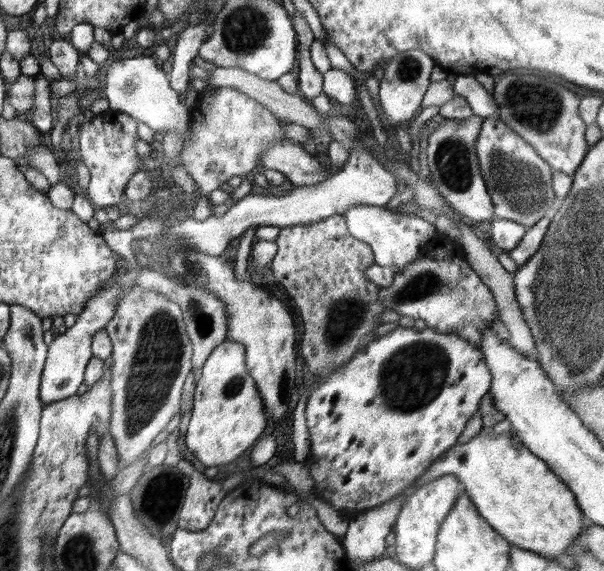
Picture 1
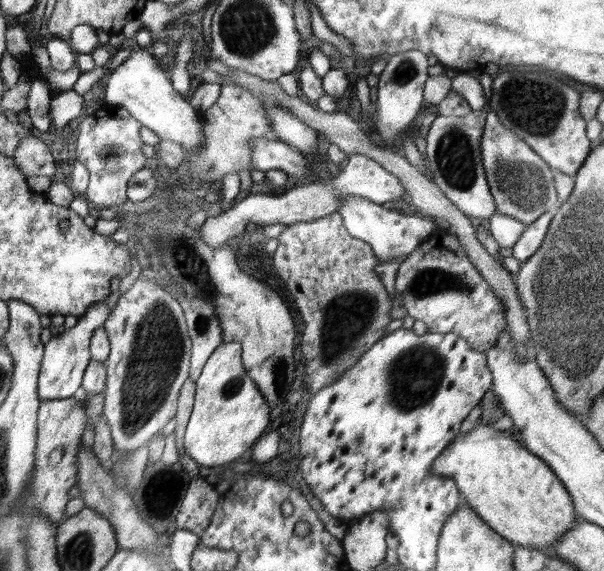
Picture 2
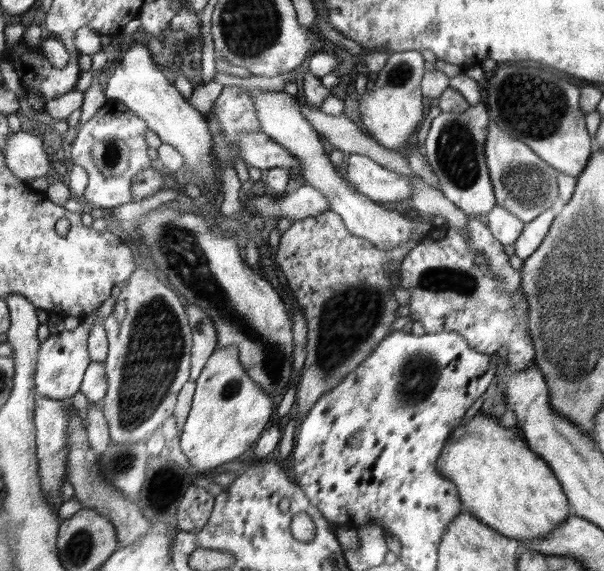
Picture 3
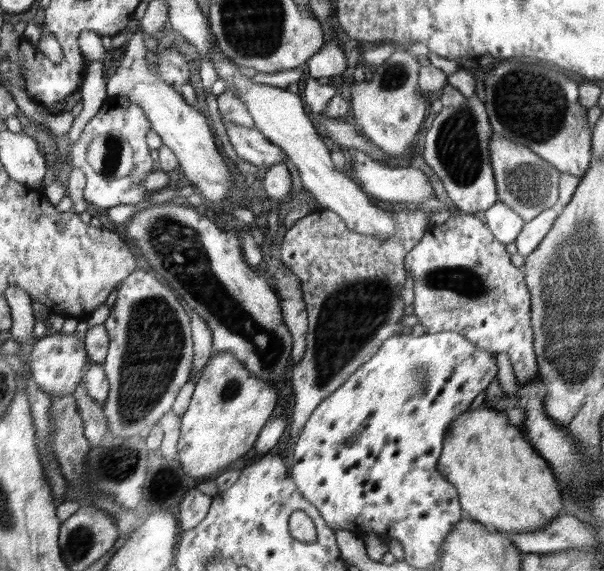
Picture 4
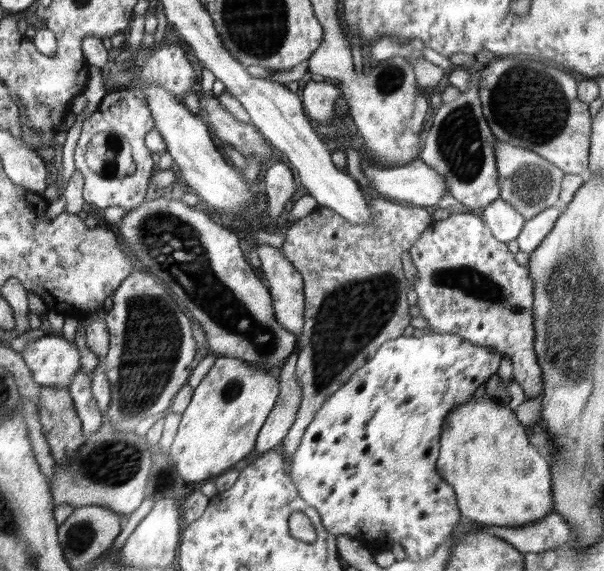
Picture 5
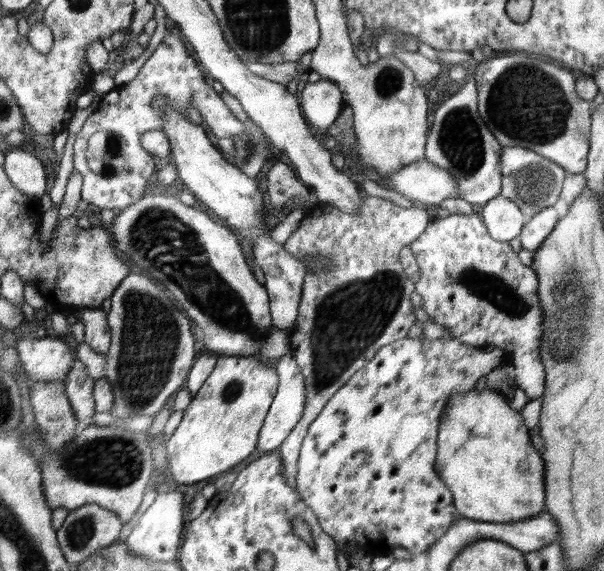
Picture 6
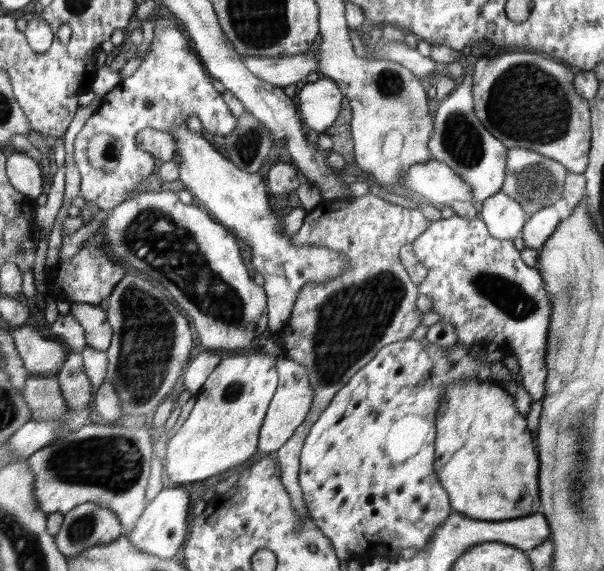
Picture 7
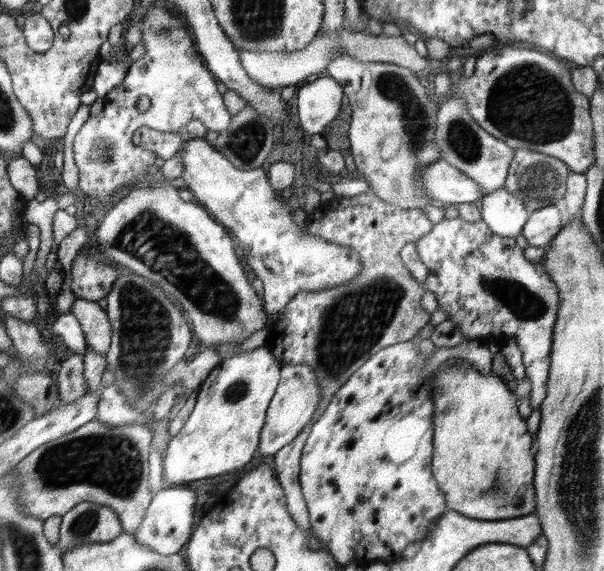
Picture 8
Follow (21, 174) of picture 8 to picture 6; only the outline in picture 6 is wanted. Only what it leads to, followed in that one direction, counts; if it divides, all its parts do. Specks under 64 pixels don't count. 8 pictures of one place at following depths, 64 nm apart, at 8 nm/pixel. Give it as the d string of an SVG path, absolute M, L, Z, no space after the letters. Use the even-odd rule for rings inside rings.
M26 147L10 148L5 154L5 174L11 184L34 202L46 192L46 174L40 160Z

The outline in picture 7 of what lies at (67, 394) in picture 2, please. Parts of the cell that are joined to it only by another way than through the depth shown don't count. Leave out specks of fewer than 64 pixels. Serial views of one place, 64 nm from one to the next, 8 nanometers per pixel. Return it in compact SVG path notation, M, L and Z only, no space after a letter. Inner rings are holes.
M25 324L10 326L9 334L29 375L58 376L66 361L61 344L41 336L34 327Z

